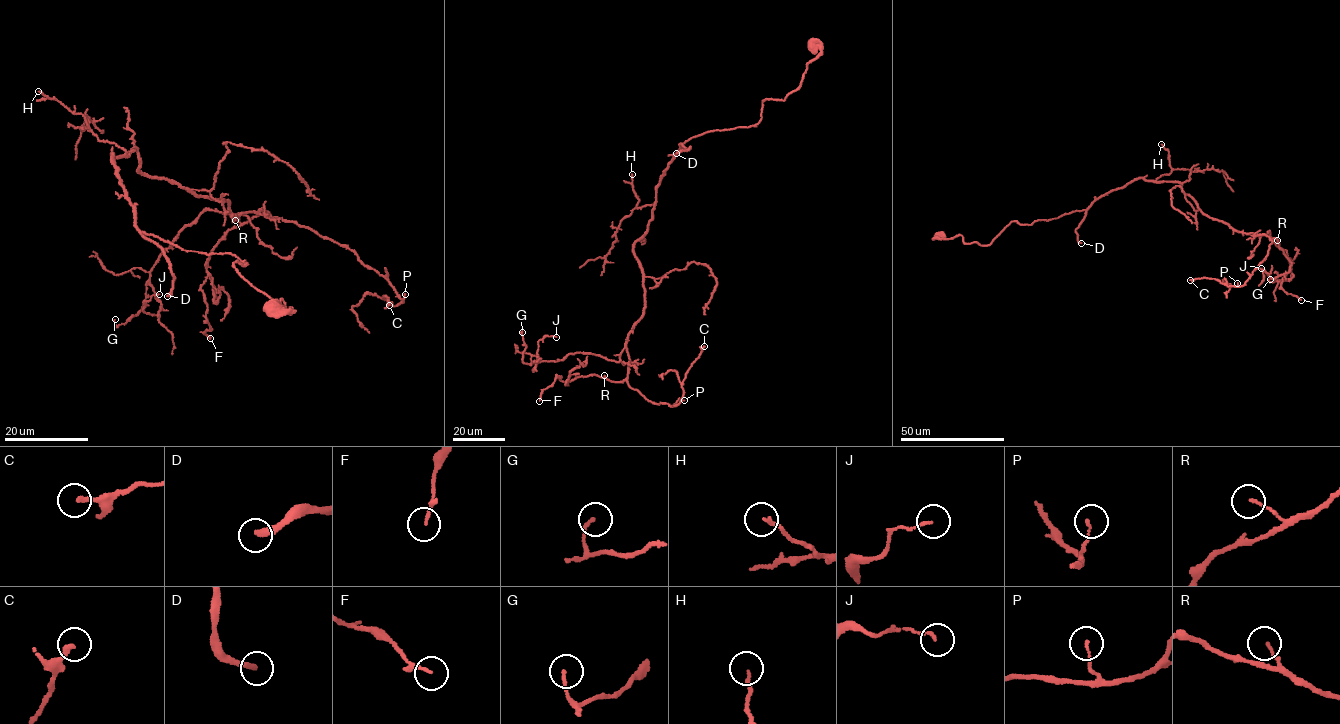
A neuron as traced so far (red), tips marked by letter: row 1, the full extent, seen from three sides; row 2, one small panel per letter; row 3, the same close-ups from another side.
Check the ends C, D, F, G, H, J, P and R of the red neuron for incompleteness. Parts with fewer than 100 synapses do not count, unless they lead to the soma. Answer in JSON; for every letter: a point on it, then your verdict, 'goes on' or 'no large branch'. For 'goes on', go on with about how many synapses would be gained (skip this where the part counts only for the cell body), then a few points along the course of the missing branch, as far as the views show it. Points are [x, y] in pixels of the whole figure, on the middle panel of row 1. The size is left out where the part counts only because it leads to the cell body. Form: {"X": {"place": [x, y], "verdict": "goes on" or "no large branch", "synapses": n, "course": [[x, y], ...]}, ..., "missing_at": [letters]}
{"C": {"place": [704, 346], "verdict": "no large branch"}, "D": {"place": [676, 153], "verdict": "goes on", "synapses": 150}, "F": {"place": [539, 401], "verdict": "no large branch"}, "G": {"place": [522, 332], "verdict": "no large branch"}, "H": {"place": [632, 174], "verdict": "no large branch"}, "J": {"place": [556, 337], "verdict": "no large branch"}, "P": {"place": [684, 400], "verdict": "no large branch"}, "R": {"place": [604, 375], "verdict": "no large branch"}, "missing_at": ["D"]}

